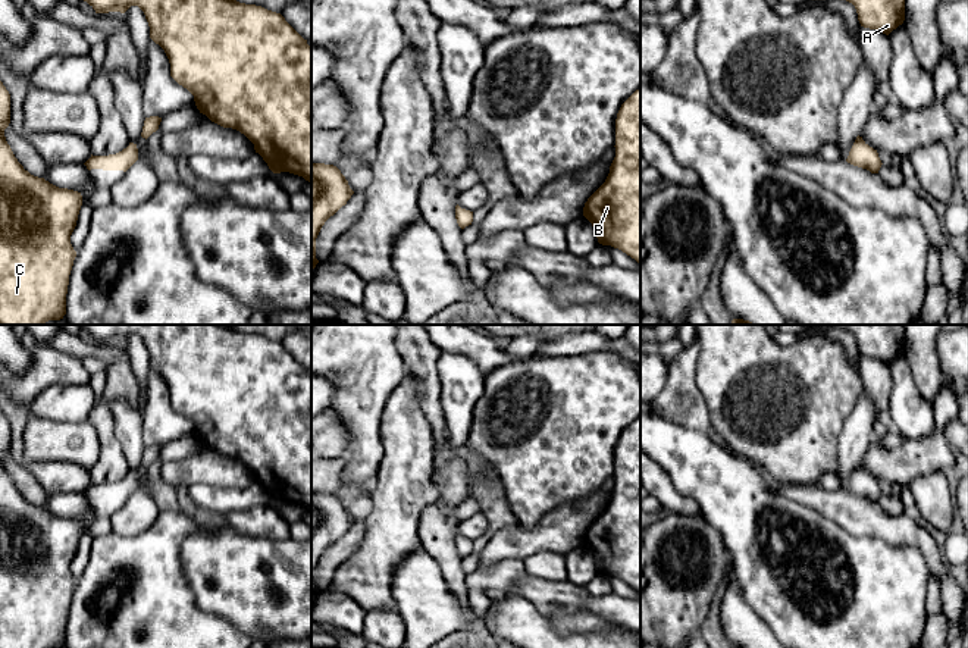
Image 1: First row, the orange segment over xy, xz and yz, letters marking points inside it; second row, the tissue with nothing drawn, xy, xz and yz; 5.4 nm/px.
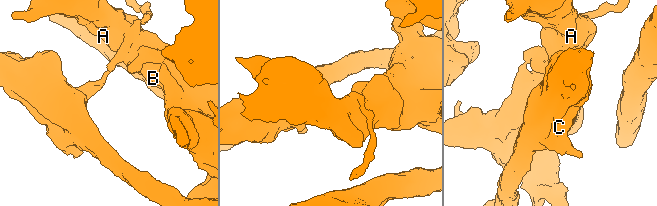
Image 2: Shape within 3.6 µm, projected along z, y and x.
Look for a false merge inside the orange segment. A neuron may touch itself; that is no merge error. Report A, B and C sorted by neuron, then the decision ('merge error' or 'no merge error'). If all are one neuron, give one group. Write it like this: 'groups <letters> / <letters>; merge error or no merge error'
groups A B / C; merge error

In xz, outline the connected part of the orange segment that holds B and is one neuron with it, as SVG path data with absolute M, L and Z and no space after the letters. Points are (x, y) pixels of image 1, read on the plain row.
M640 417L617 442L614 476L610 503L585 532L583 545L592 552L599 573L618 577L640 592Z

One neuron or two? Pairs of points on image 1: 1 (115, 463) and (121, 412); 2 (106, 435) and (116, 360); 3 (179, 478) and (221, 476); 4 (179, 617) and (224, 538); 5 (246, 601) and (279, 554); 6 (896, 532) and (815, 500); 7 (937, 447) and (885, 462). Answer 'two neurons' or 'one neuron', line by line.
1: two neurons
2: one neuron
3: one neuron
4: two neurons
5: one neuron
6: one neuron
7: one neuron

